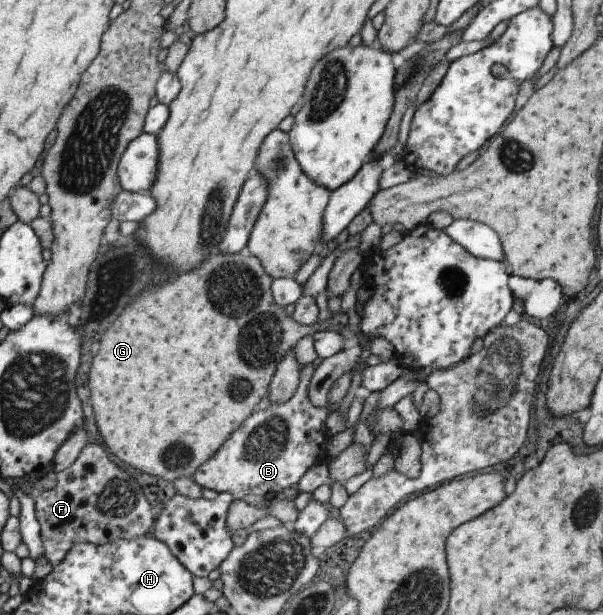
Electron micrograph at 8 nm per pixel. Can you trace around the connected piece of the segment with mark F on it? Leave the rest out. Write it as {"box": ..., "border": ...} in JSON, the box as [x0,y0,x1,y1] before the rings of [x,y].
{"box":[33,444,156,566],"border":[[[86,444],[69,467],[56,473],[54,487],[38,492],[33,500],[42,553],[52,566],[78,542],[100,545],[115,539],[146,536],[156,518],[136,481],[124,469],[117,468],[102,447],[94,444]]]}

